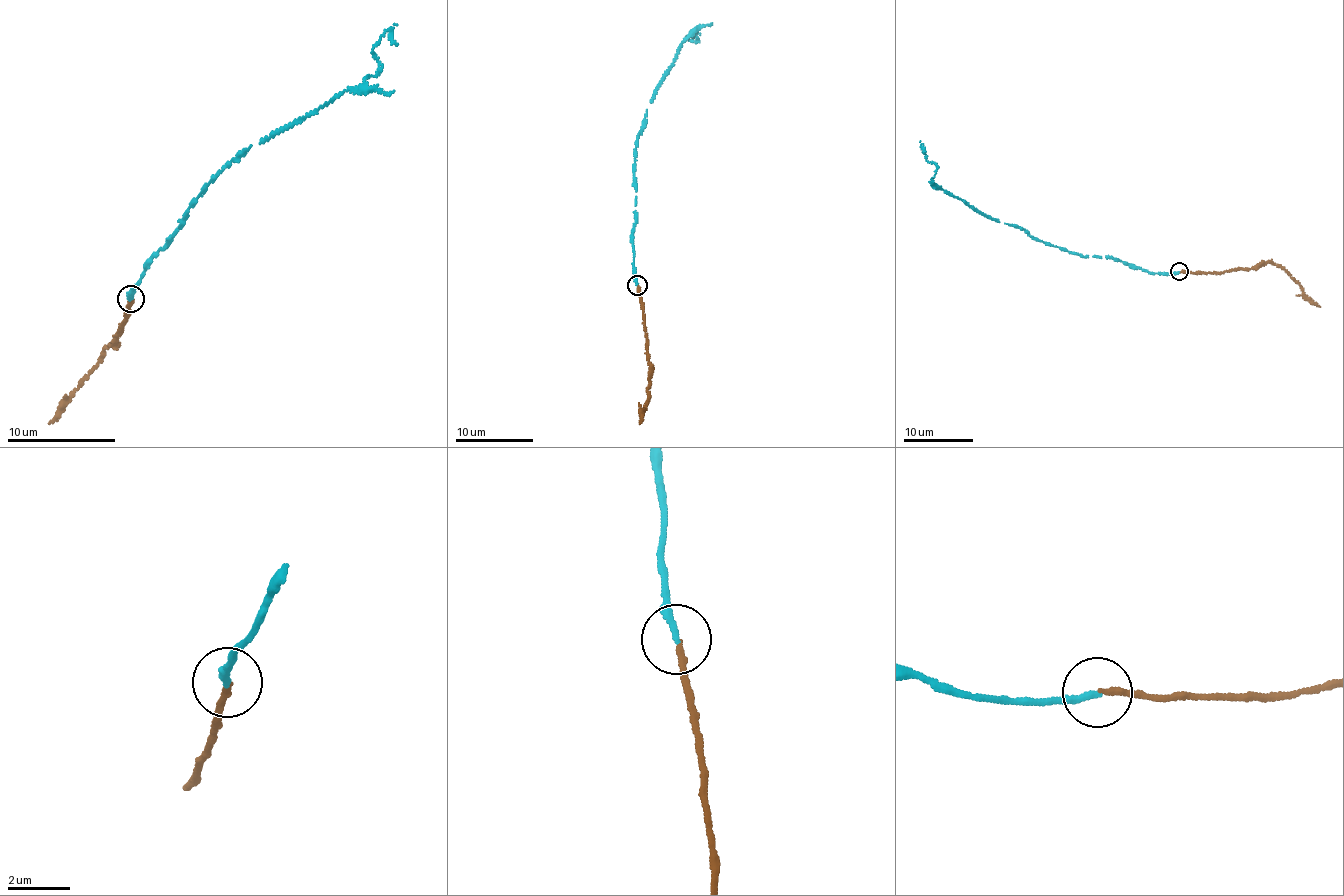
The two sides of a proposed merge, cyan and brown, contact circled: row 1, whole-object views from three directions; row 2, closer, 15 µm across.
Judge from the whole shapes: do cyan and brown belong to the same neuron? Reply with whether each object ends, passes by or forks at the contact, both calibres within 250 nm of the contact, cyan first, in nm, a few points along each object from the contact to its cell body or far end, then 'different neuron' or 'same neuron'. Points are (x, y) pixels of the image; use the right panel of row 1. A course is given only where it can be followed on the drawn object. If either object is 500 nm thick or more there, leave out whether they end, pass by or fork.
cyan ends there; brown ends there; 200 nm thick on the cyan side, 190 nm on the other; cyan runs (1180, 272), (1162, 274), (1117, 259), (1081, 256), (987, 218), (934, 184), (937, 168), (926, 151); brown runs (1180, 272), (1223, 273), (1272, 263), (1287, 270), (1291, 278), (1299, 282), (1305, 295), (1320, 306); same neuron

